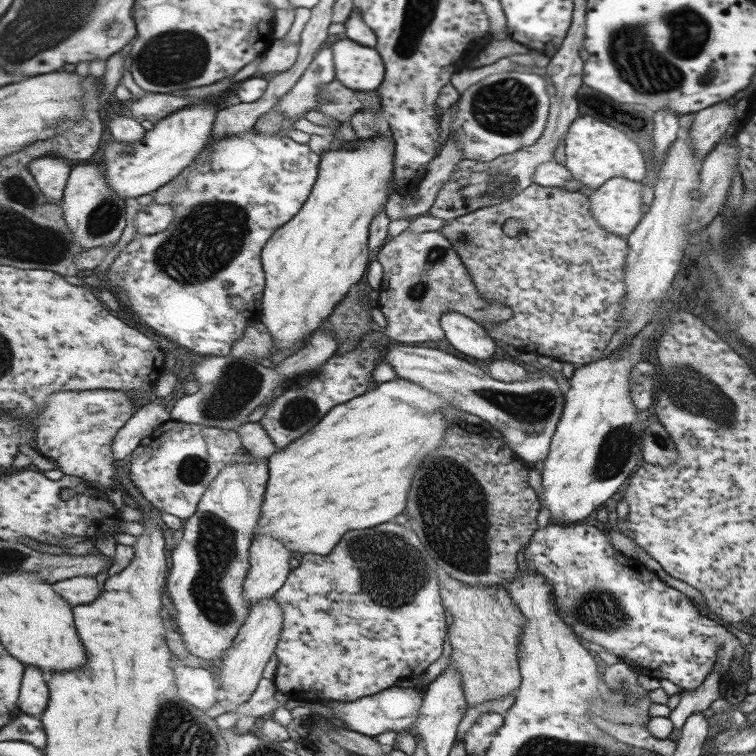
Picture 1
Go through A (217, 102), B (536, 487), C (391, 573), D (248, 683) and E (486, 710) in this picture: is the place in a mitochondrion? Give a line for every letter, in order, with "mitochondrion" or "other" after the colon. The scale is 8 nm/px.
A: other
B: other
C: mitochondrion
D: other
E: other

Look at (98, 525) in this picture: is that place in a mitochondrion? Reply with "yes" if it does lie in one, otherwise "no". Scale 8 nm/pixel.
no

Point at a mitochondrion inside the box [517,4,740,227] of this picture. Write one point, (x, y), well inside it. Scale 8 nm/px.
(644, 64)

